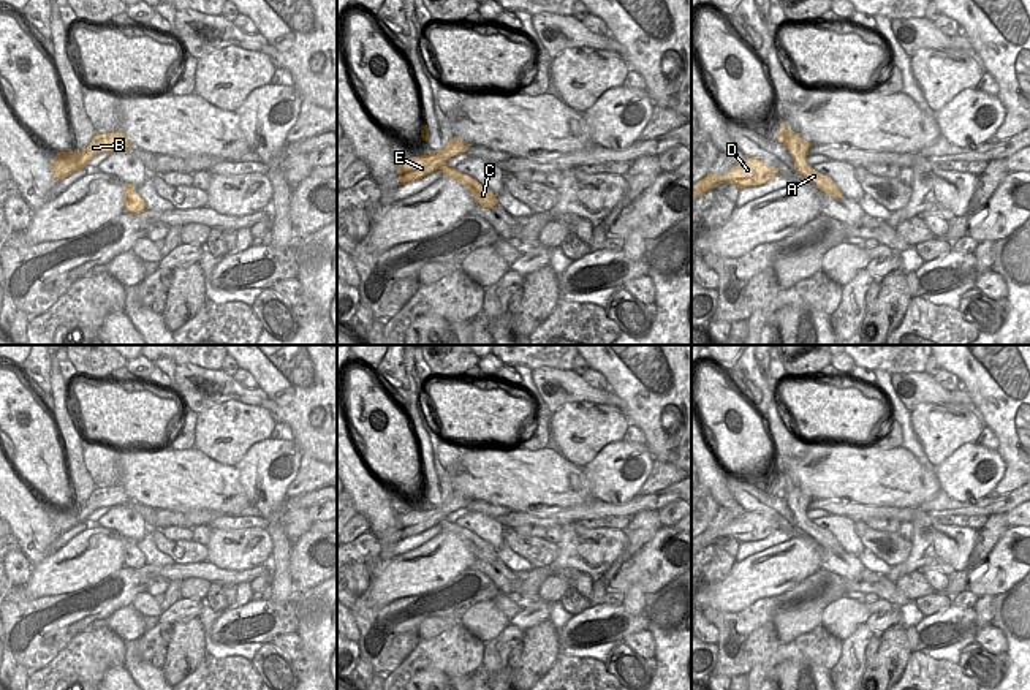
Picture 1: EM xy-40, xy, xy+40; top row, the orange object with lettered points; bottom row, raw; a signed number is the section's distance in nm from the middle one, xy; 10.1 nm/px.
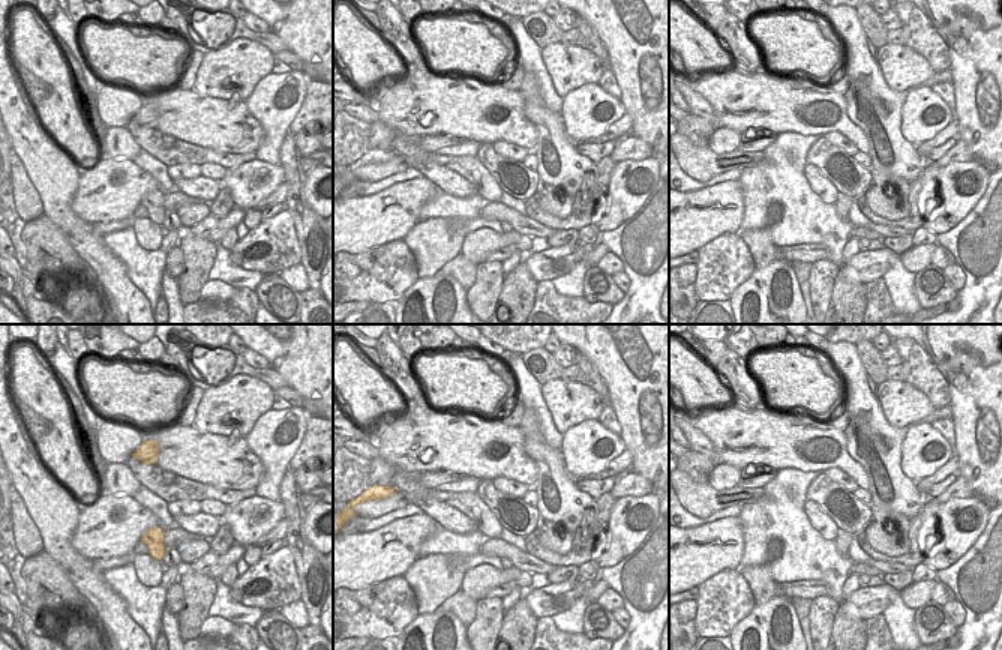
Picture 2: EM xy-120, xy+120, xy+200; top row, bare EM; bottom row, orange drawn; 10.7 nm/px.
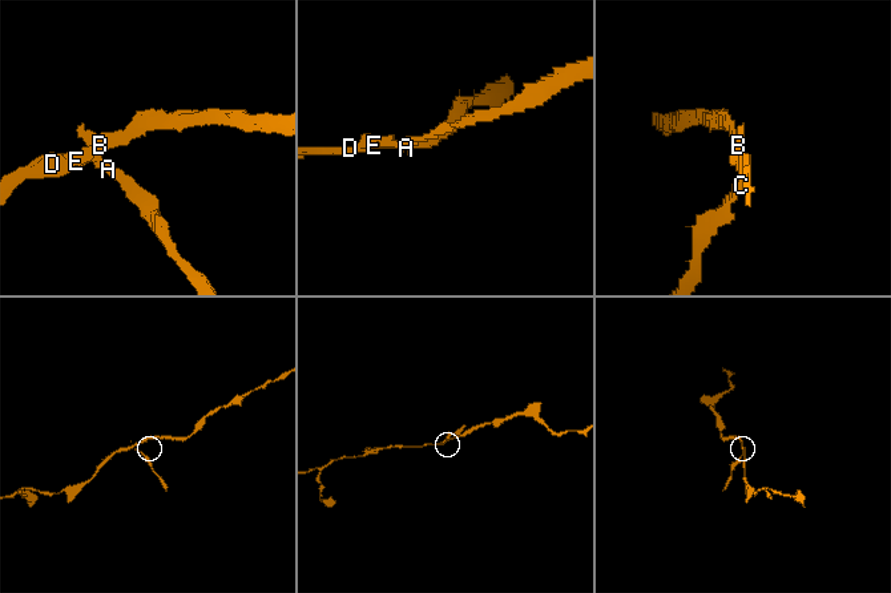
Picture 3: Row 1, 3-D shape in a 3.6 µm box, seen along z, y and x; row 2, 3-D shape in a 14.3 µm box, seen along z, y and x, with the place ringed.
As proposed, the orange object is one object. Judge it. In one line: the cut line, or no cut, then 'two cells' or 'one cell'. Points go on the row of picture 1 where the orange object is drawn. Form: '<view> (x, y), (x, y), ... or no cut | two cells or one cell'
xy (445, 163), (439, 168) | two cells

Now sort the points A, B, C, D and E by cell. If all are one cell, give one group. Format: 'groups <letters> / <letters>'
groups A C / B D E

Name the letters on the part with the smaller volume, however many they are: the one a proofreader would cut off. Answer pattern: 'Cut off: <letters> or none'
Cut off: A, C

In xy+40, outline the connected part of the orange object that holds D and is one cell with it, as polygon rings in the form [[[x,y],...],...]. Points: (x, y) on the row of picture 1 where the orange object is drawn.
[[[744,157],[728,172],[717,176],[707,174],[704,179],[691,184],[691,201],[720,184],[733,184],[737,188],[759,187],[780,176],[777,168],[767,166],[759,158]]]

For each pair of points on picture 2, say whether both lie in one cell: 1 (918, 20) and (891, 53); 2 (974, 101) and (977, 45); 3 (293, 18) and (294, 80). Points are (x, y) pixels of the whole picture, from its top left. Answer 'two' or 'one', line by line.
1: two
2: one
3: two

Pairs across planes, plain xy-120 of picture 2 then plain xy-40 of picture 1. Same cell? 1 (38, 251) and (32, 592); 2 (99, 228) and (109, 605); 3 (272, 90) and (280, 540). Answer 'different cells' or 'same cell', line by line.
1: different cells
2: same cell
3: same cell

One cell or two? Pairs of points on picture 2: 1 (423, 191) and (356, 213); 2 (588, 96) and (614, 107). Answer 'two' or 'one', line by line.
1: one
2: one

